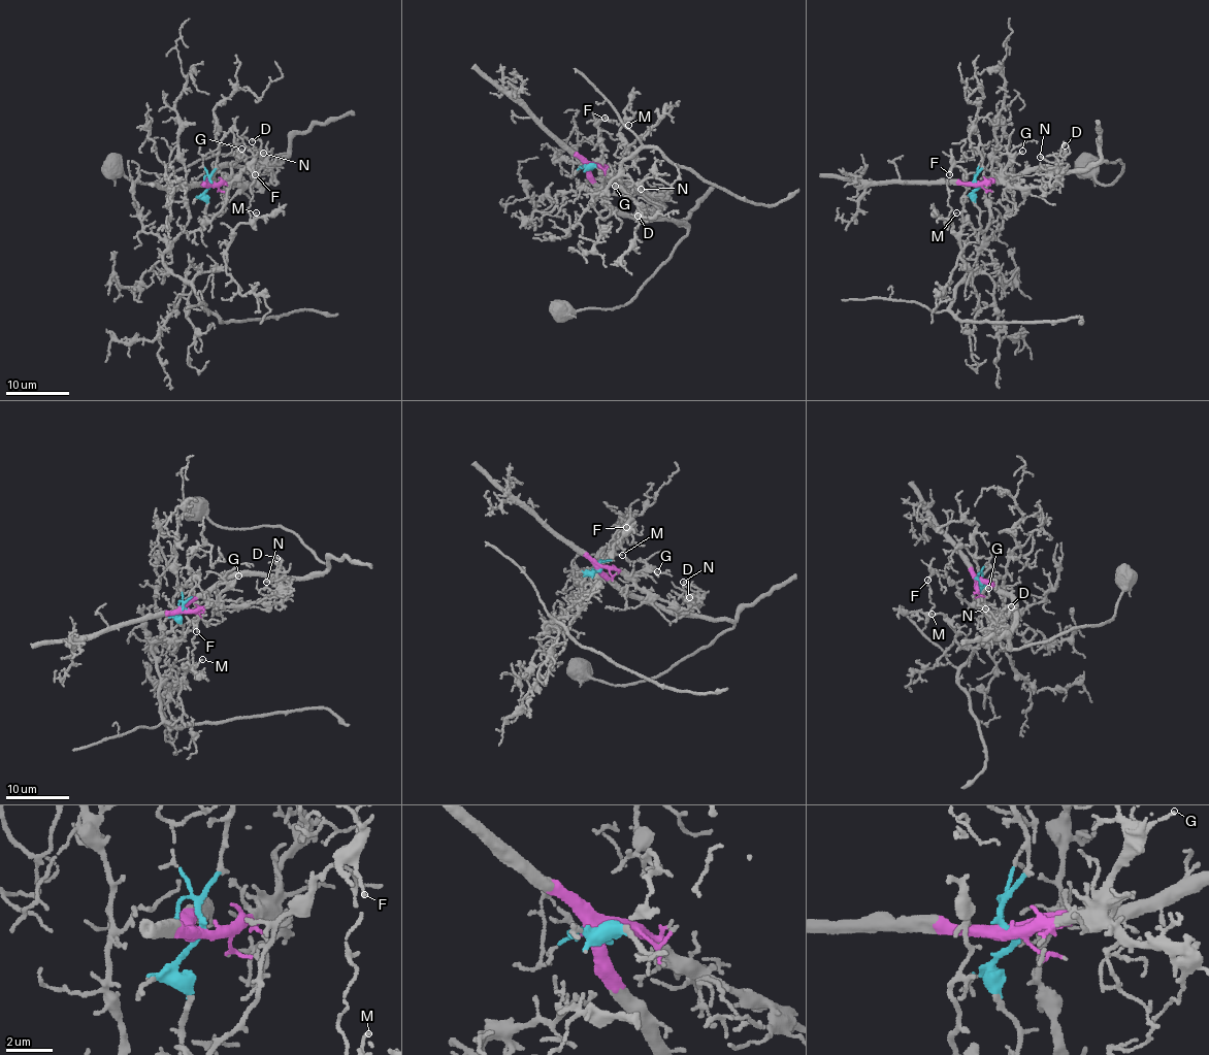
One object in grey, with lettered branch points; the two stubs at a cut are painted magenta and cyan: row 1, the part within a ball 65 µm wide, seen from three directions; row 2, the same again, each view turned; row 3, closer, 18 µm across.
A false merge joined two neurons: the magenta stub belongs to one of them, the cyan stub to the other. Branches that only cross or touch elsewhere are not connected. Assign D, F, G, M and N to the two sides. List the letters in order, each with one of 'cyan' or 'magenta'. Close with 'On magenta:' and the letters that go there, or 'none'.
D: magenta
F: cyan
G: magenta
M: cyan
N: magenta
On magenta: D, G, N

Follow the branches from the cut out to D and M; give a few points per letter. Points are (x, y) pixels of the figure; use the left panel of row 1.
D: (210, 185), (205, 185), (222, 167), (261, 167), (261, 141), (252, 141)
M: (210, 185), (205, 223), (182, 232), (163, 255), (175, 274), (191, 282), (225, 265), (232, 231), (256, 212)

